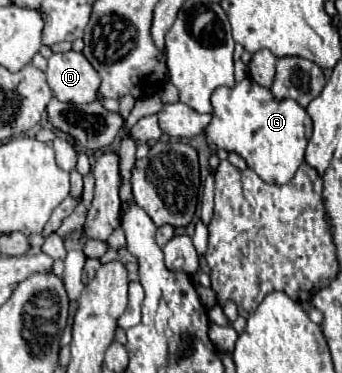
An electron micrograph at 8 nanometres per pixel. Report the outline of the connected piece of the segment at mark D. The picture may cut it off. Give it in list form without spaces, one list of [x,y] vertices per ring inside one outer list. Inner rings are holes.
[[[54,53],[48,59],[46,77],[58,101],[82,105],[98,99],[100,75],[92,71],[92,65],[82,53]]]

